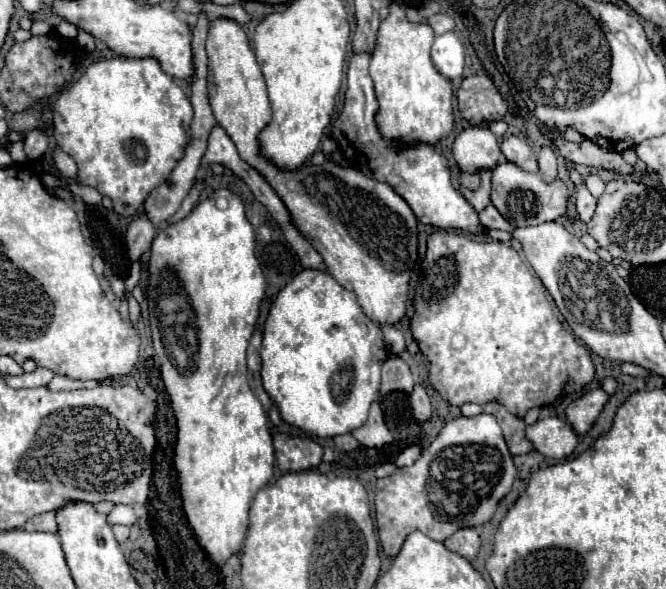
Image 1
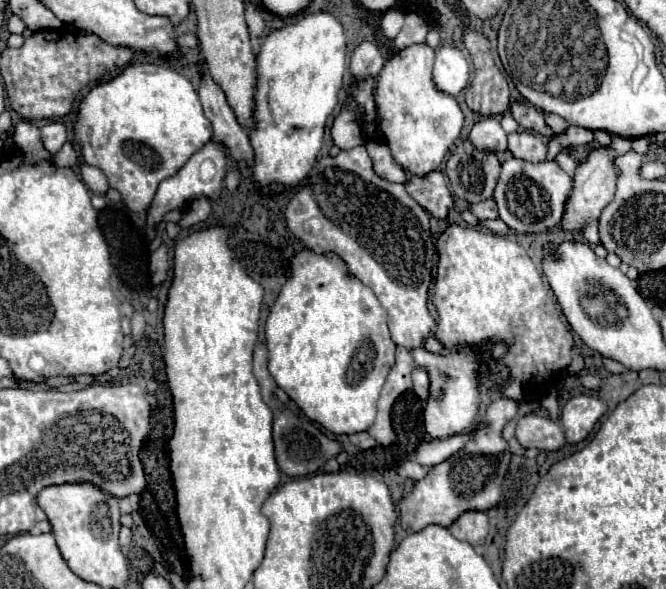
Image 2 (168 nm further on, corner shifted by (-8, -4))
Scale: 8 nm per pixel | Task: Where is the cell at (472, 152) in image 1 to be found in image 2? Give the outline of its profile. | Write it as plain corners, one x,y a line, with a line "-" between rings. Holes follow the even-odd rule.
480,118
470,130
468,140
476,146
476,150
506,152
506,132
502,130
498,118

